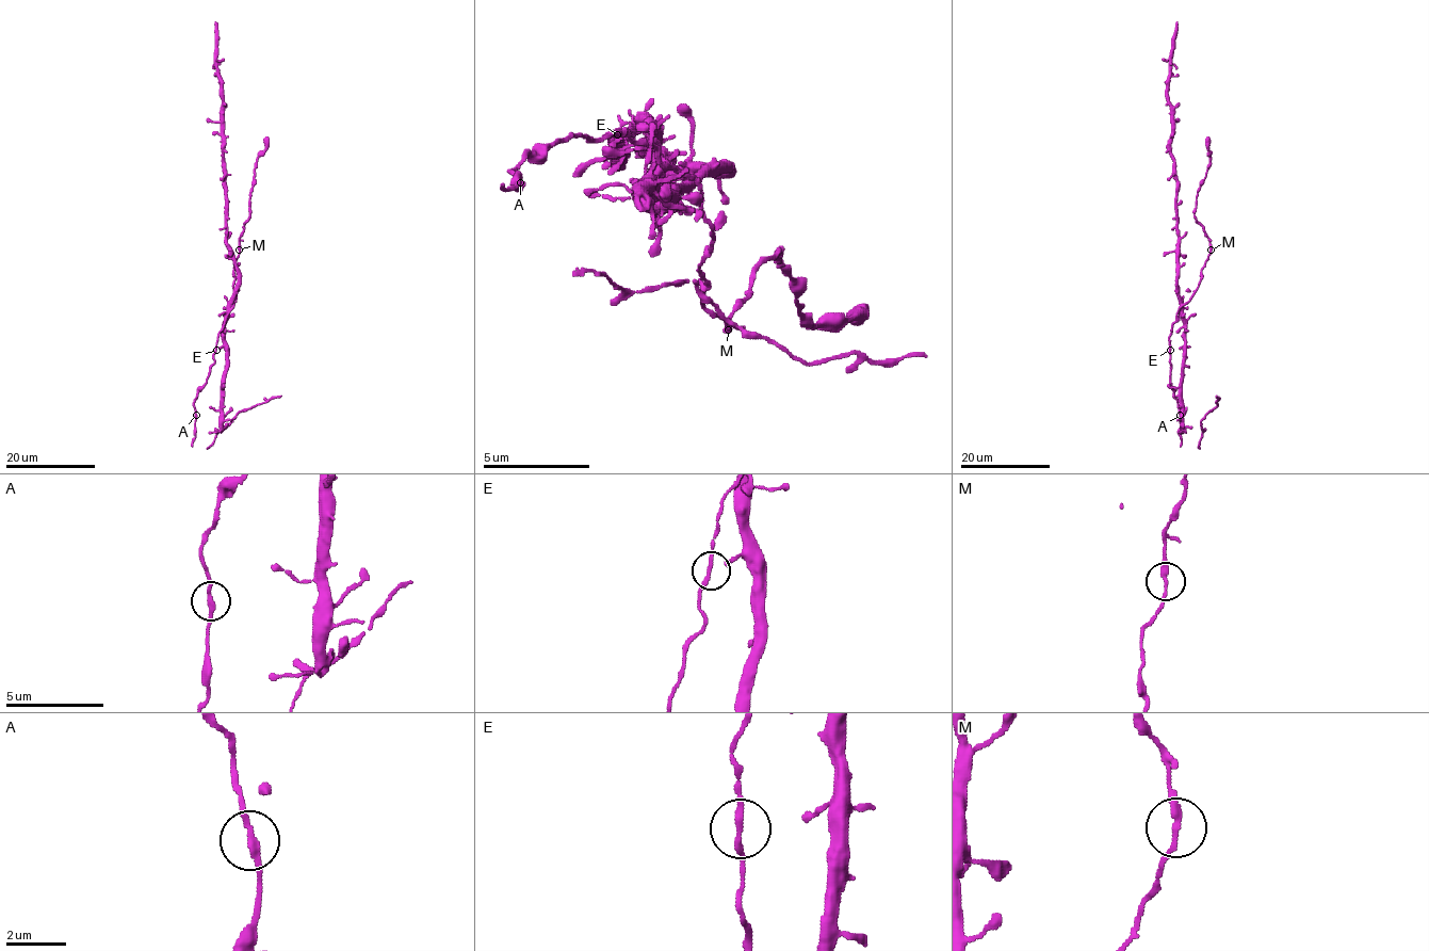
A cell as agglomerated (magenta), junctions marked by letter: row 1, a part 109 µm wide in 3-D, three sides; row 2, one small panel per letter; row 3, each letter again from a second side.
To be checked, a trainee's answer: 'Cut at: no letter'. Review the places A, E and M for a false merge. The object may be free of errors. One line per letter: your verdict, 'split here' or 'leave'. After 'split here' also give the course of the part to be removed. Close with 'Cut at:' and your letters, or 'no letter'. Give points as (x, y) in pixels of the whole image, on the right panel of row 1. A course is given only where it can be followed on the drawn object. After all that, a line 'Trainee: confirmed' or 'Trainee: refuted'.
A: leave
E: leave
M: split here; foreign part runs (1211, 250), (1208, 236), (1194, 215), (1197, 191), (1210, 160), (1207, 136)
Cut at: M
Trainee: refuted

